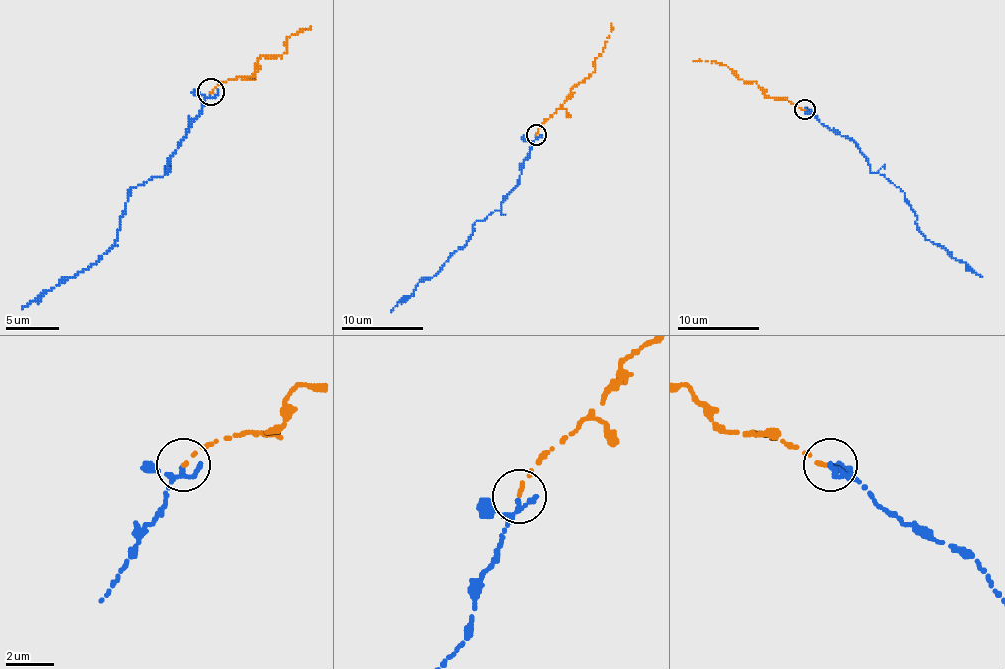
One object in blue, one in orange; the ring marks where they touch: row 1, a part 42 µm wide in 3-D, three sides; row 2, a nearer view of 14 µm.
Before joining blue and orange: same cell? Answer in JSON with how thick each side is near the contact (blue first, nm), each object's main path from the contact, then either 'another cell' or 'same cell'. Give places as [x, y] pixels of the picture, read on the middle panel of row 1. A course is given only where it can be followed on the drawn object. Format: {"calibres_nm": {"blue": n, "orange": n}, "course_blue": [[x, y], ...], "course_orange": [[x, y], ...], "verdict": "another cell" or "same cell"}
{"calibres_nm": {"blue": 130, "orange": 150}, "course_blue": [[536, 135], [519, 182], [505, 196], [501, 208], [477, 220], [464, 247], [432, 277], [424, 277], [391, 312]], "course_orange": [[536, 135], [540, 125], [576, 84], [595, 70], [595, 60], [603, 51], [611, 23]], "verdict": "same cell"}

